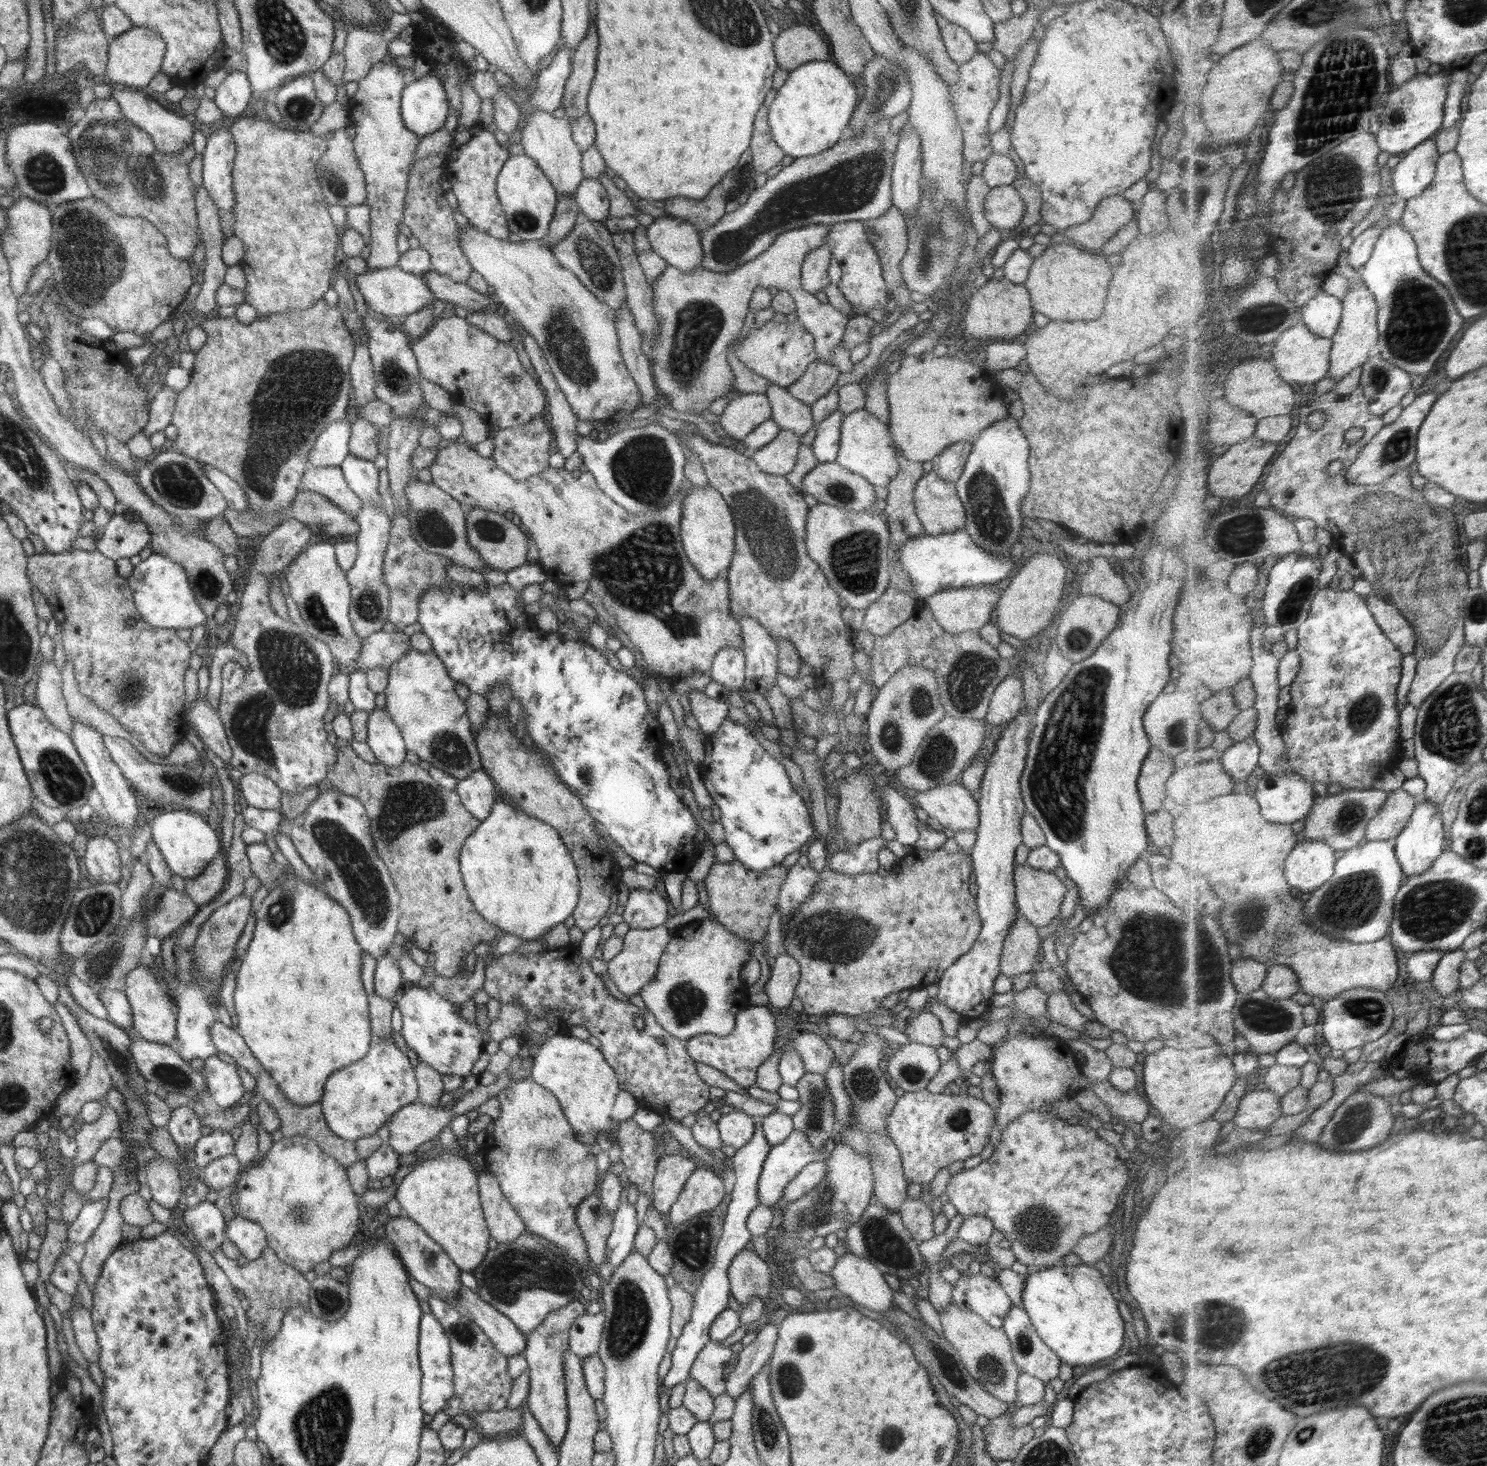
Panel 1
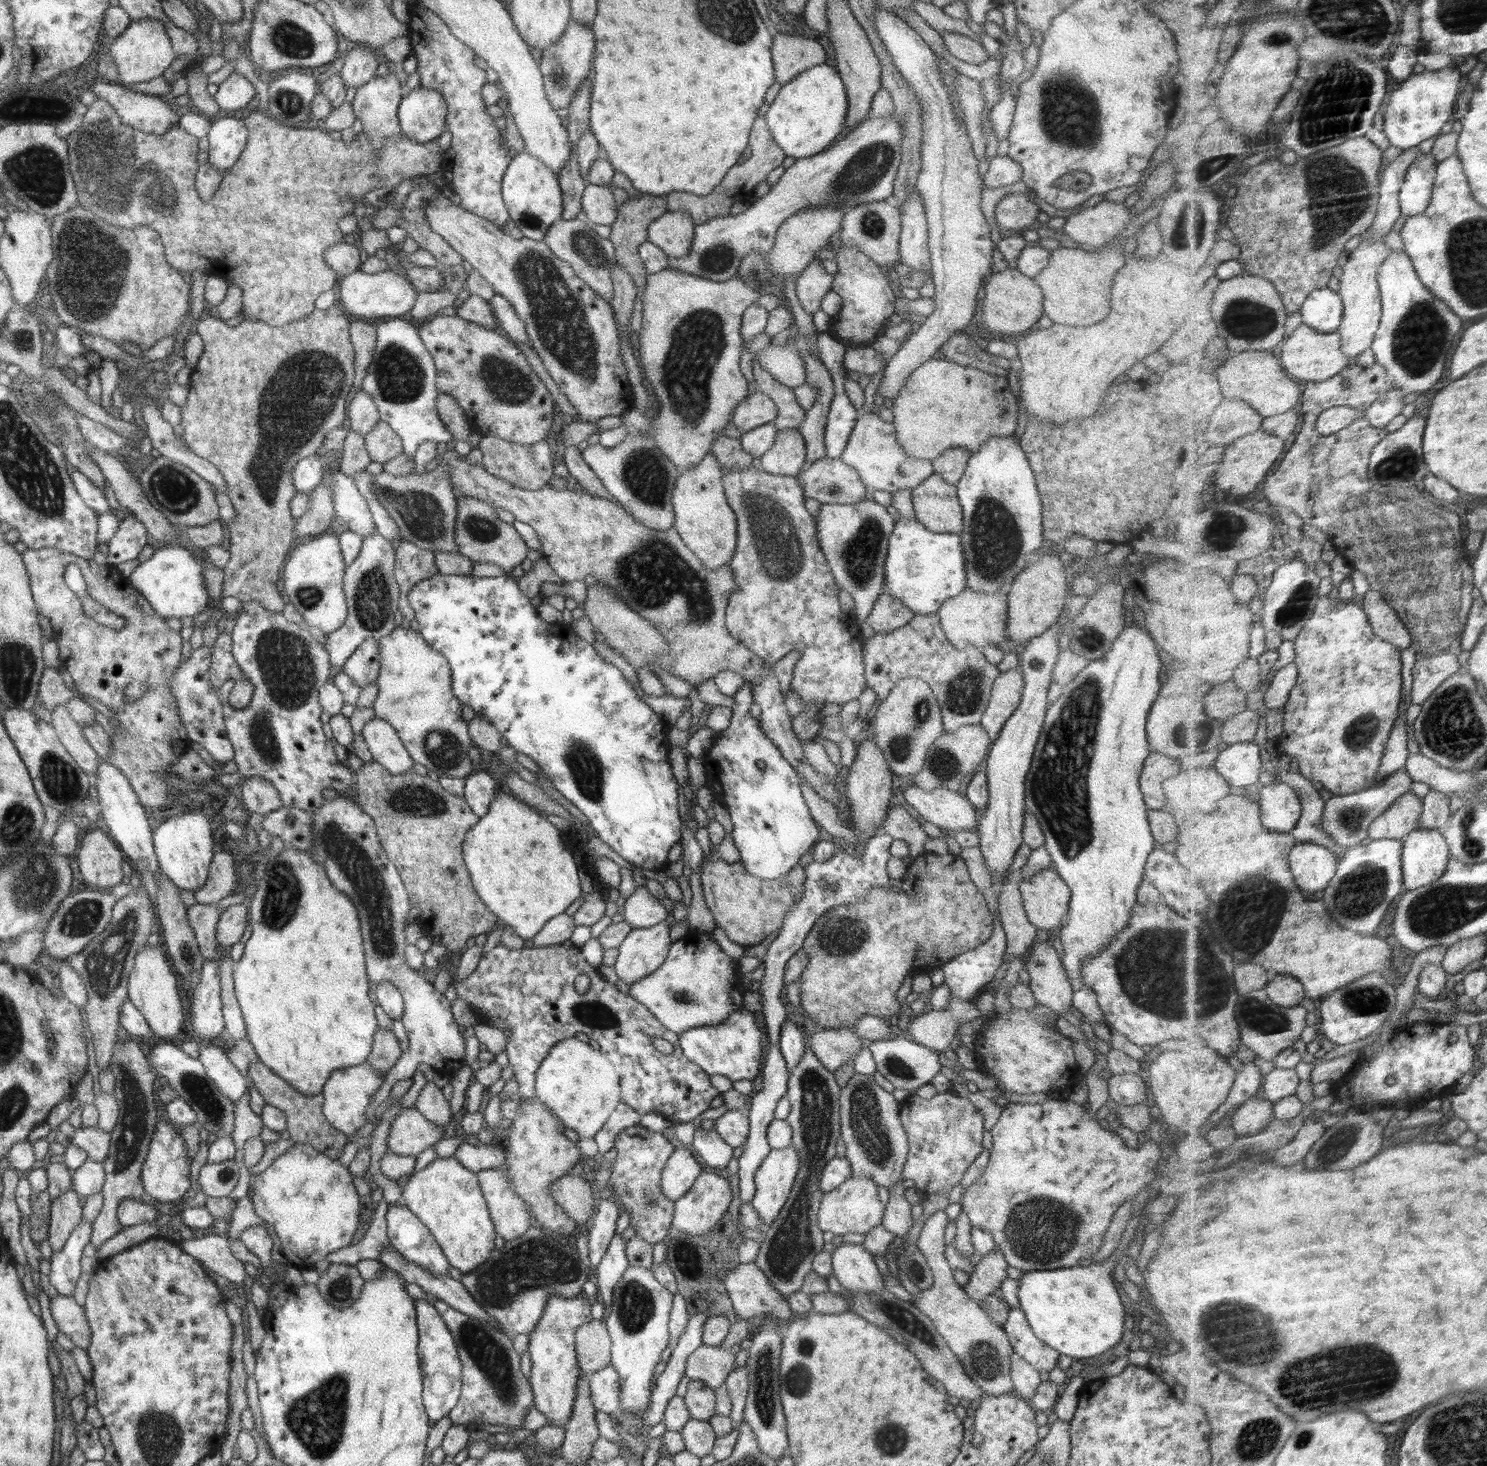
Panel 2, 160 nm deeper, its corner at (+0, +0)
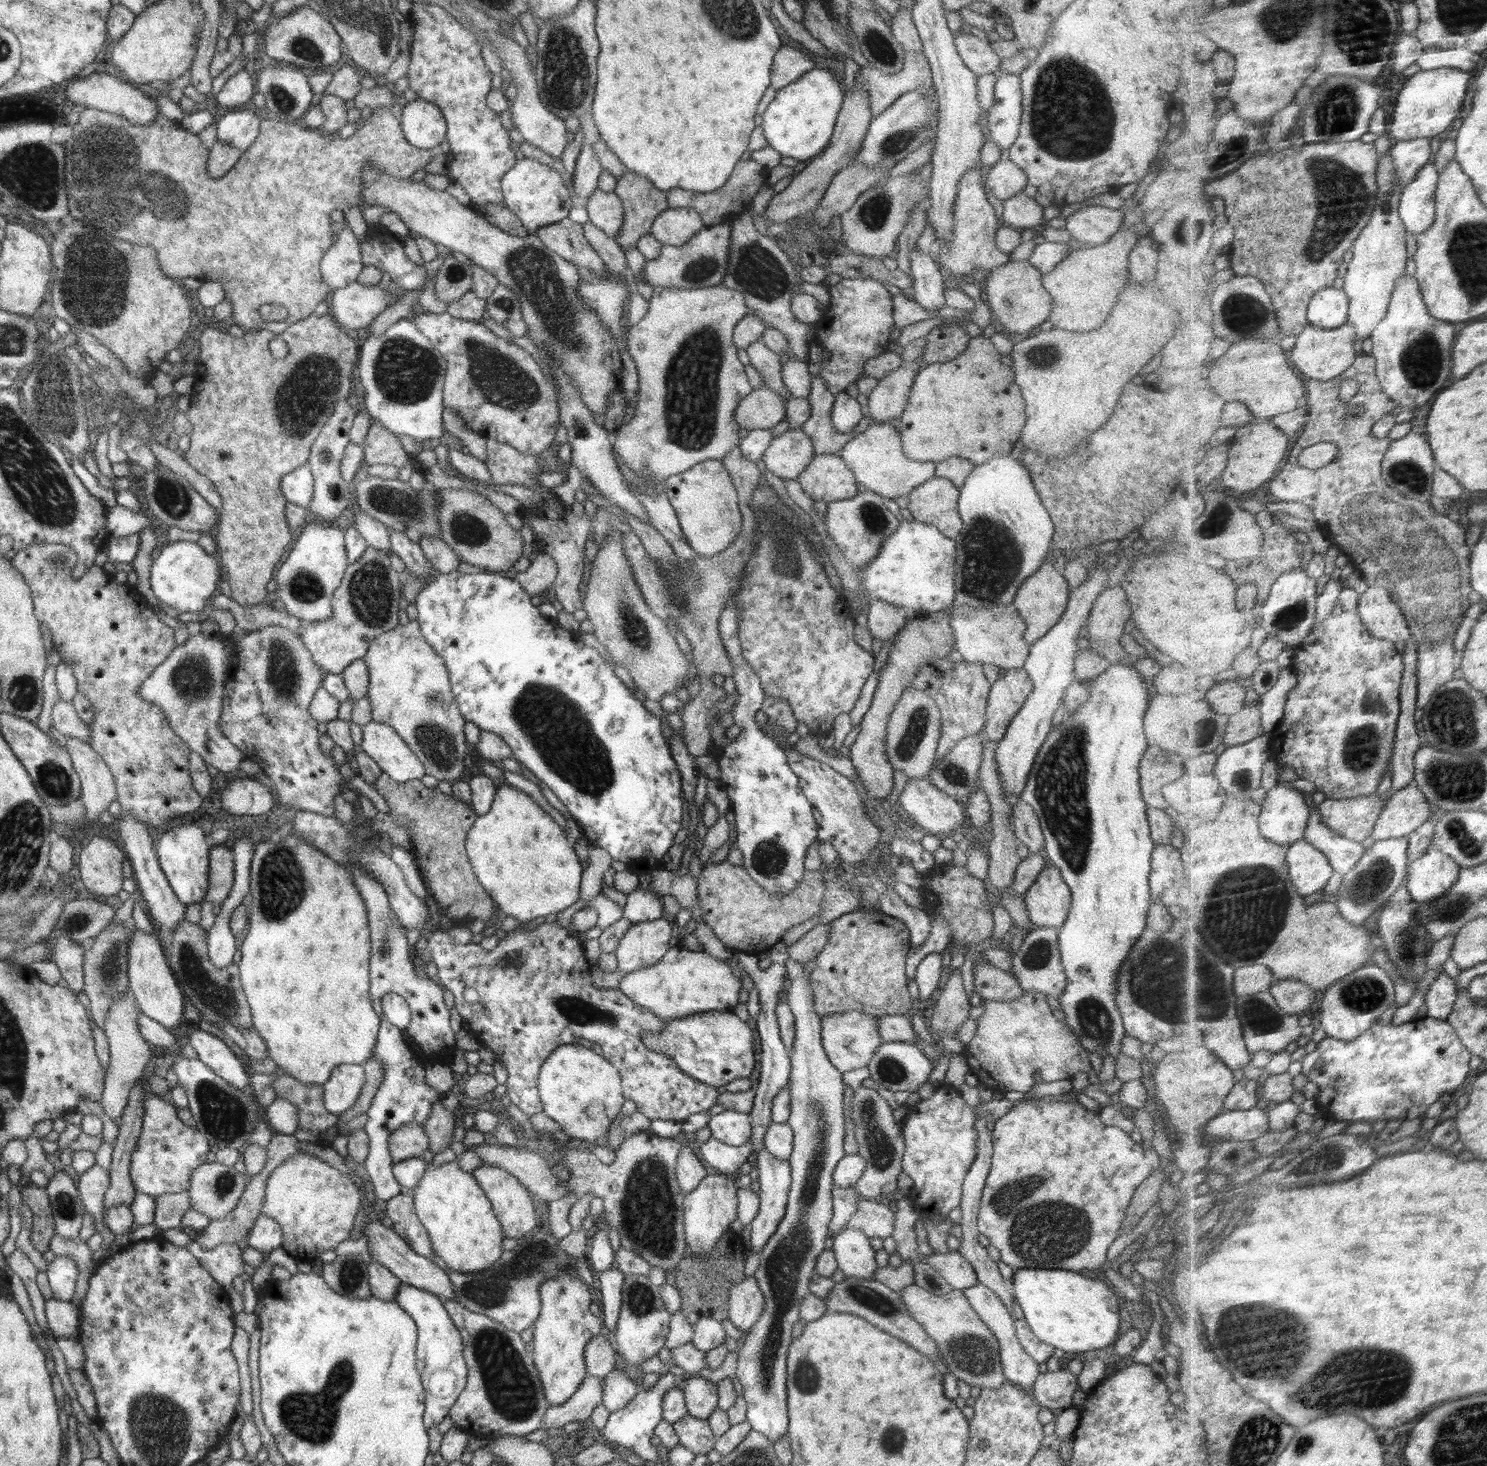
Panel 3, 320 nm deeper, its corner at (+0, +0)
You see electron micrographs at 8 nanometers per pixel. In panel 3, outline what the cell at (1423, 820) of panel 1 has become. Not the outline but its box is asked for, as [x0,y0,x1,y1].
[1410,845,1462,904]

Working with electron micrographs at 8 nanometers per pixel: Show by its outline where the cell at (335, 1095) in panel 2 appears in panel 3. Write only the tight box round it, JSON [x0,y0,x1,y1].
[323,1064,366,1116]

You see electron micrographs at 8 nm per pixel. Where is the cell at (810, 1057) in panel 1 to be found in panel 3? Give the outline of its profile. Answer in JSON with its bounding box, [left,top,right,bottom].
[821,1010,883,1073]

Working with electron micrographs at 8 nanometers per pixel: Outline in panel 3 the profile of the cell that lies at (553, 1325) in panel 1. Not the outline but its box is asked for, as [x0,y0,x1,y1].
[531,1271,604,1407]

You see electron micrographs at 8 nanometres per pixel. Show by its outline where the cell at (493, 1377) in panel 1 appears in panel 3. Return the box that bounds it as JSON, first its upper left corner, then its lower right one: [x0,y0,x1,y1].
[441,1298,551,1437]

